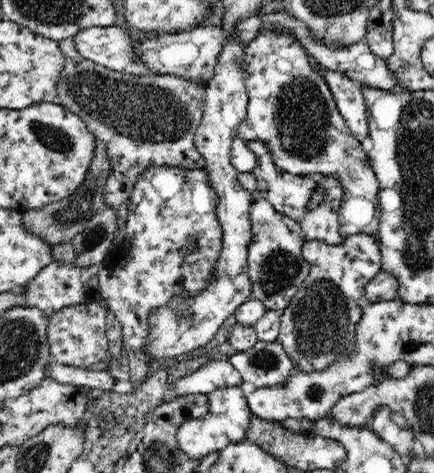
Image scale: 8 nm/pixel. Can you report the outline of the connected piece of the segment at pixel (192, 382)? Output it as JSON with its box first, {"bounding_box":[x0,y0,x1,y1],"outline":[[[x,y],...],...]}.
{"bounding_box":[170,359,244,397],"outline":[[[227,359],[208,361],[190,375],[174,380],[170,387],[177,393],[176,397],[185,394],[210,394],[218,388],[244,385],[240,373]]]}

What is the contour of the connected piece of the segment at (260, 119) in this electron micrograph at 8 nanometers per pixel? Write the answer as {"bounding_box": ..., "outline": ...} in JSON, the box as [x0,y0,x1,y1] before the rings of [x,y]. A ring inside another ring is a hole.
{"bounding_box":[237,30,379,238],"outline":[[[264,30],[245,46],[240,65],[249,101],[246,118],[237,128],[238,137],[246,142],[264,141],[274,163],[284,172],[338,177],[344,192],[338,212],[341,238],[354,234],[377,236],[379,182],[361,142],[354,140],[355,136],[337,109],[330,87],[322,75],[318,75],[320,64],[312,60],[291,34]]]}

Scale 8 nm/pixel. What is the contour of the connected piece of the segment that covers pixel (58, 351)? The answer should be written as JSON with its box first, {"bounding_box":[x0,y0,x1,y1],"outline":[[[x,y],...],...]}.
{"bounding_box":[47,301,109,368],"outline":[[[96,301],[80,306],[66,306],[49,316],[47,338],[52,359],[75,367],[87,368],[91,364],[103,364],[109,357],[109,341],[106,333],[107,310]]]}

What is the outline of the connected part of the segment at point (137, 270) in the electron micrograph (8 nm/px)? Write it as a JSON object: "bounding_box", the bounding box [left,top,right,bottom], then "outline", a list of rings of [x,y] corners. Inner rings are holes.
{"bounding_box":[98,166,222,353],"outline":[[[148,166],[132,188],[128,206],[124,240],[112,250],[98,267],[99,295],[122,323],[122,347],[139,353],[149,344],[149,315],[166,307],[175,297],[194,297],[202,293],[214,279],[214,264],[222,250],[222,225],[216,217],[218,195],[208,183],[204,169],[180,166]]]}

